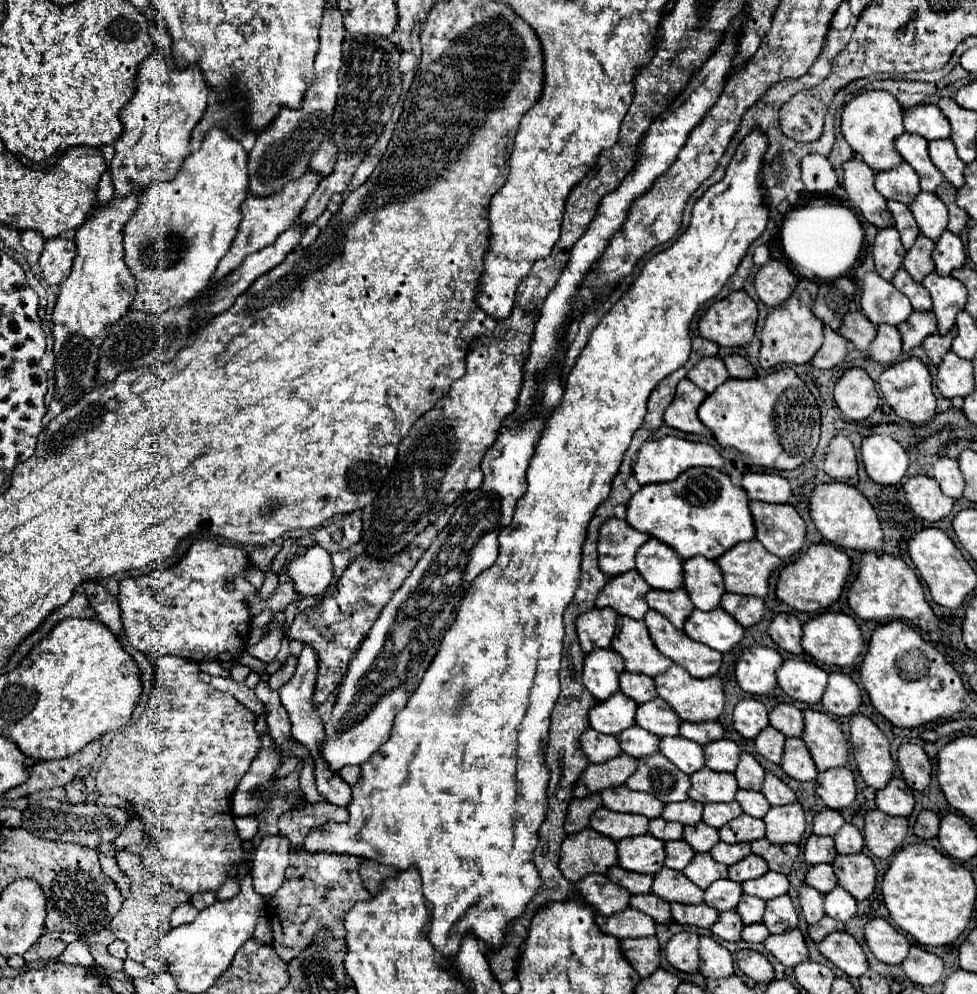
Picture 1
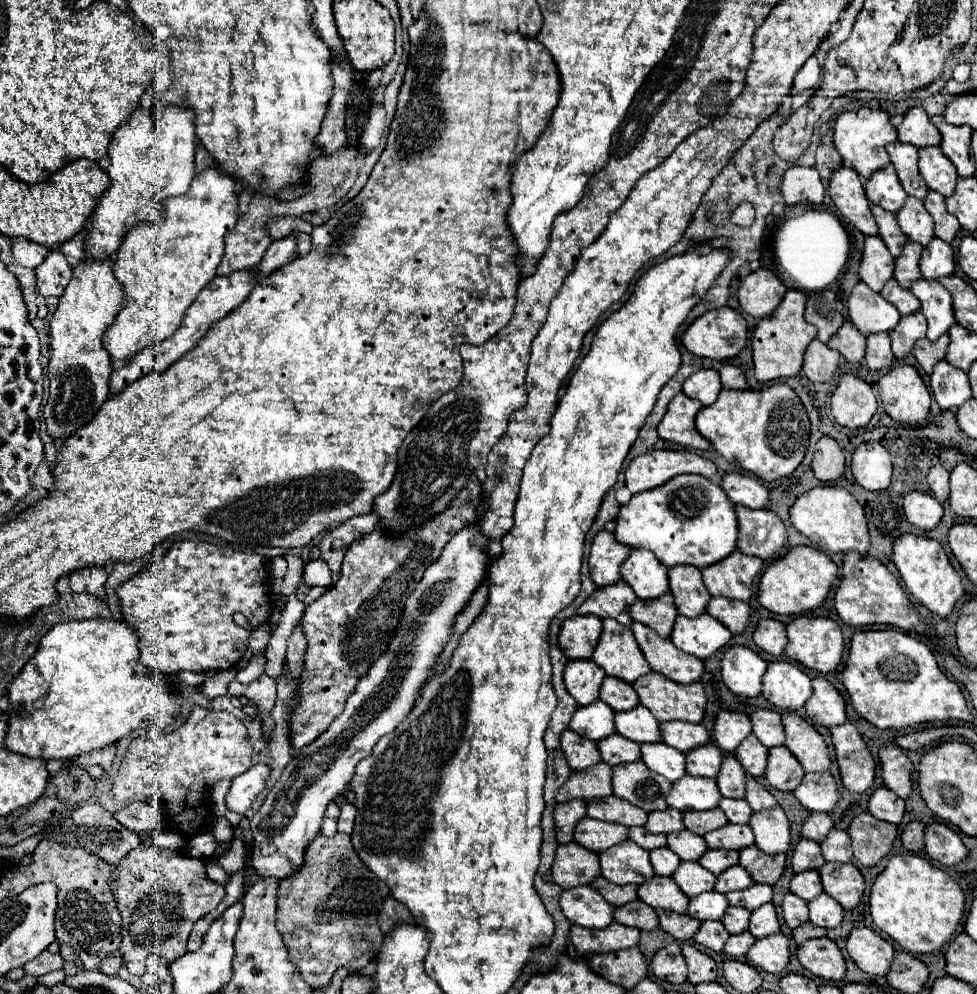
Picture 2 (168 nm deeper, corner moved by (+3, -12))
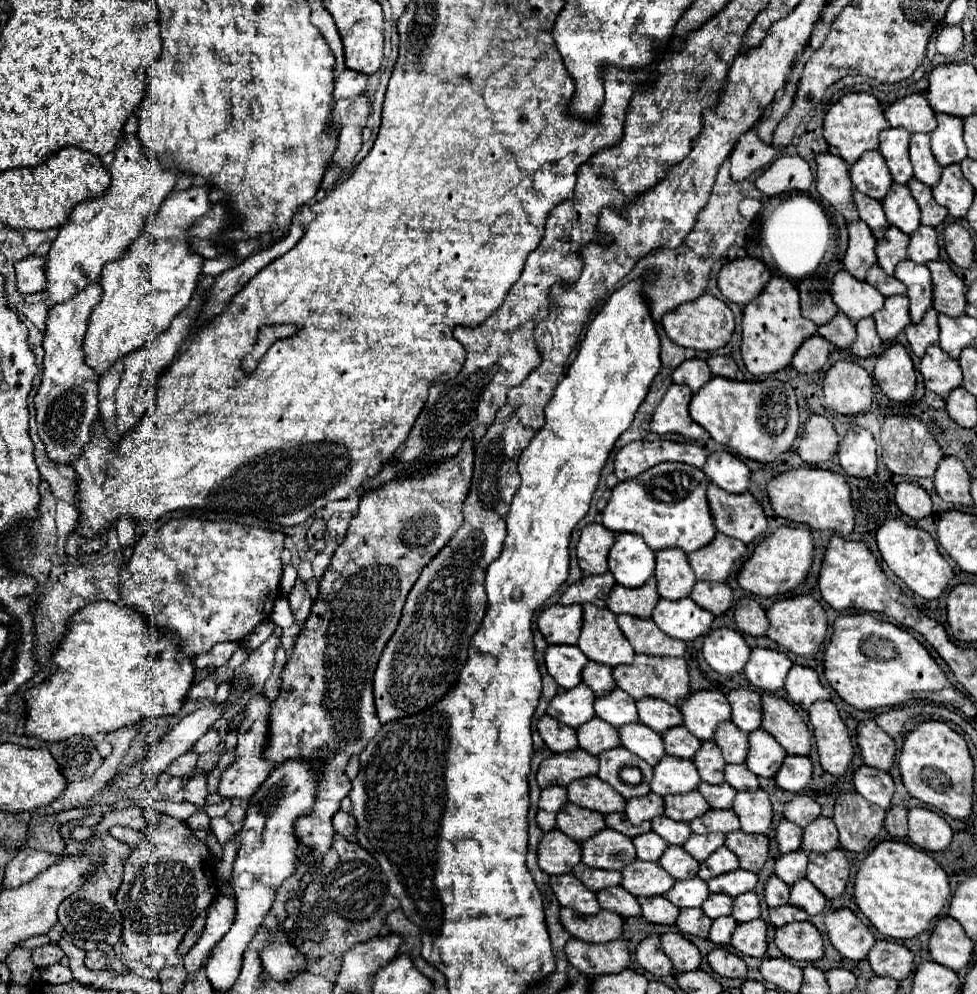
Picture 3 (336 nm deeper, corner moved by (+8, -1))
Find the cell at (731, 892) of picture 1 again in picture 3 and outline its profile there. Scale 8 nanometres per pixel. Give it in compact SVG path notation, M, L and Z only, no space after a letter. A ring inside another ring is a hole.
M691 878L691 880L677 880L667 892L667 900L675 904L677 908L687 908L687 906L701 906L703 900L709 896L707 882L701 878Z

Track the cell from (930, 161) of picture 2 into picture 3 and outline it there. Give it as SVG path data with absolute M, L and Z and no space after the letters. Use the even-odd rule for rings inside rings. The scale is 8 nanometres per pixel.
M913 134L909 142L909 158L913 164L913 176L927 186L935 186L941 178L943 168L937 164L927 134Z

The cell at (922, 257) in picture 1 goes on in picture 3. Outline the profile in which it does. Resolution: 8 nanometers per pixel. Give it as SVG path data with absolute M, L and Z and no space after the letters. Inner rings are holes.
M889 226L883 240L877 242L877 264L891 276L895 264L907 258L907 244L909 236L905 236L899 228Z

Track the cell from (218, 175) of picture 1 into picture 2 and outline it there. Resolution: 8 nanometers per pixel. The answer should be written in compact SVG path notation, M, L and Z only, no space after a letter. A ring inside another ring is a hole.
M208 167L196 173L190 189L184 195L168 197L164 201L164 215L160 223L138 223L138 227L128 233L116 253L114 275L124 285L126 309L118 313L114 323L106 329L104 345L110 357L116 361L126 361L146 349L152 343L164 341L180 327L186 309L194 303L198 293L216 277L216 267L224 257L224 239L234 231L238 221L238 195L236 179L228 173L218 171L218 167Z

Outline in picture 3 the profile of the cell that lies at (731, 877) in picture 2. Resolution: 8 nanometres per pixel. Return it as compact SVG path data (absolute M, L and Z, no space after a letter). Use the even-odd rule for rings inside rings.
M719 848L713 852L713 856L709 856L707 860L703 860L699 864L699 872L697 876L703 878L703 880L709 880L709 878L715 878L719 874L725 874L725 872L731 872L735 870L739 864L737 864L737 856L729 850L729 848Z

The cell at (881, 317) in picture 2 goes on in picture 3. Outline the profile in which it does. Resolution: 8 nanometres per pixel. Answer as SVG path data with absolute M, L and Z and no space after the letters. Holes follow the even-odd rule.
M839 270L833 276L831 300L853 322L873 316L885 304L885 298L877 292L877 288L855 280L847 270Z

